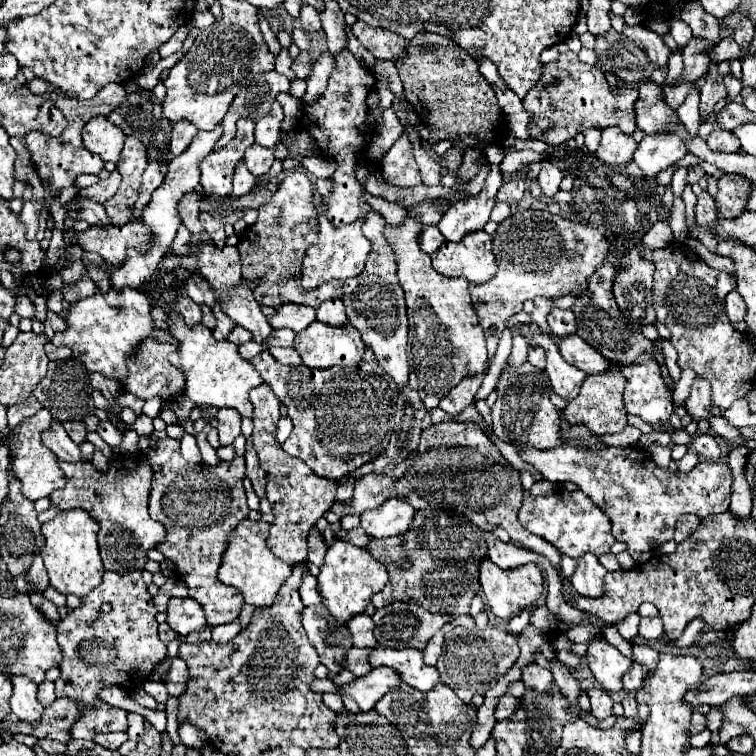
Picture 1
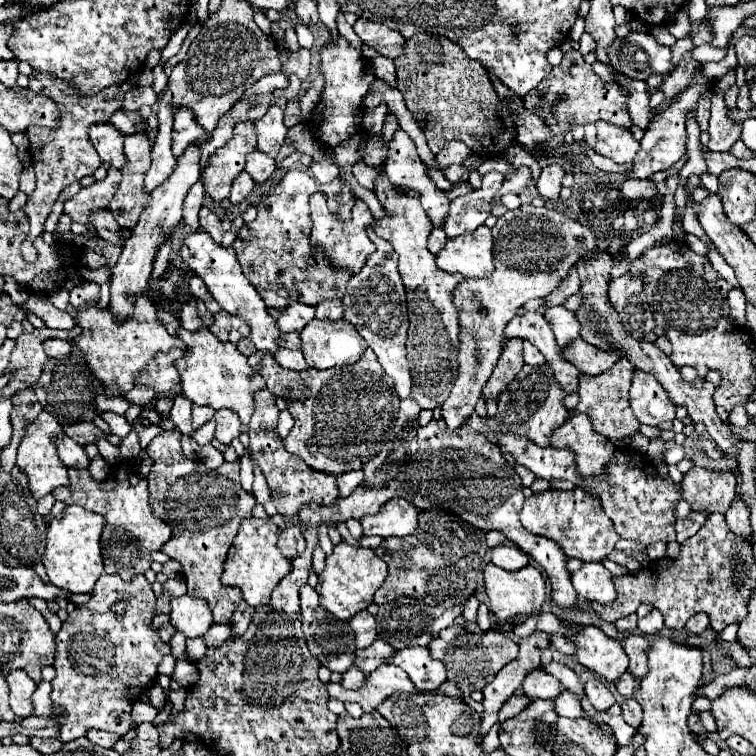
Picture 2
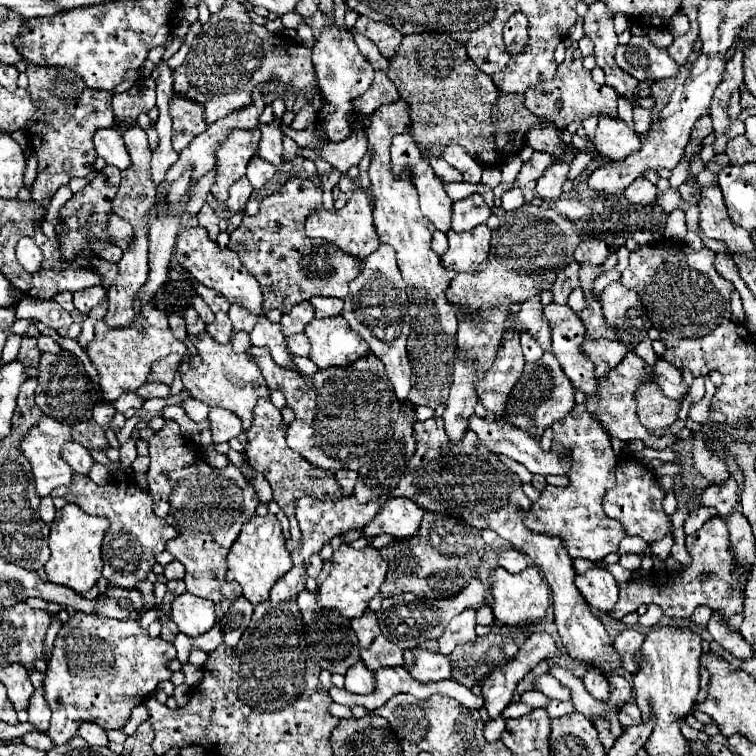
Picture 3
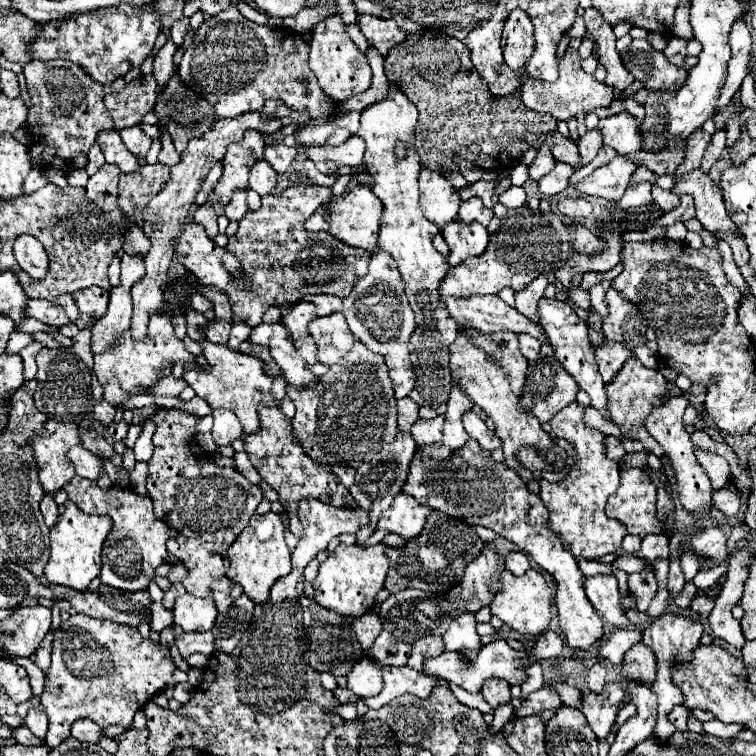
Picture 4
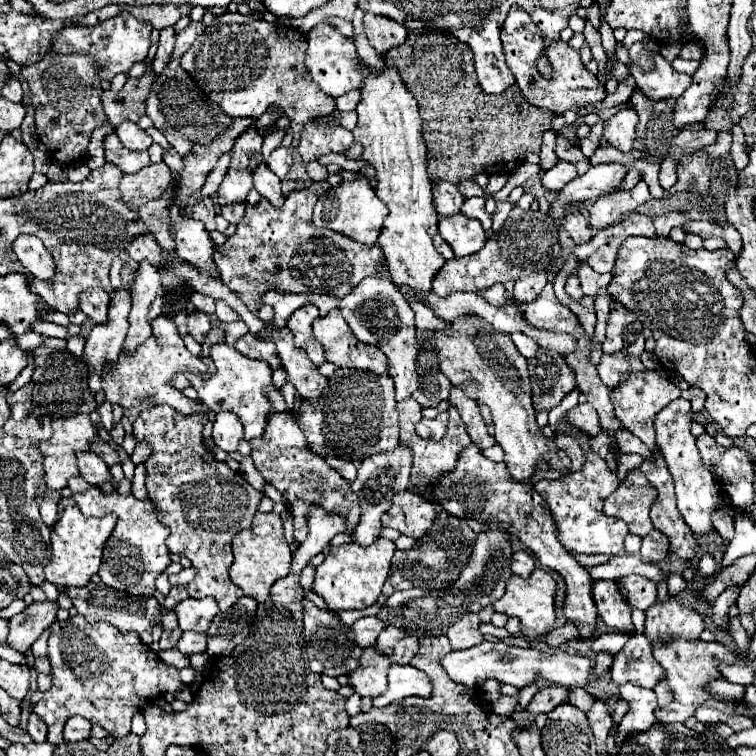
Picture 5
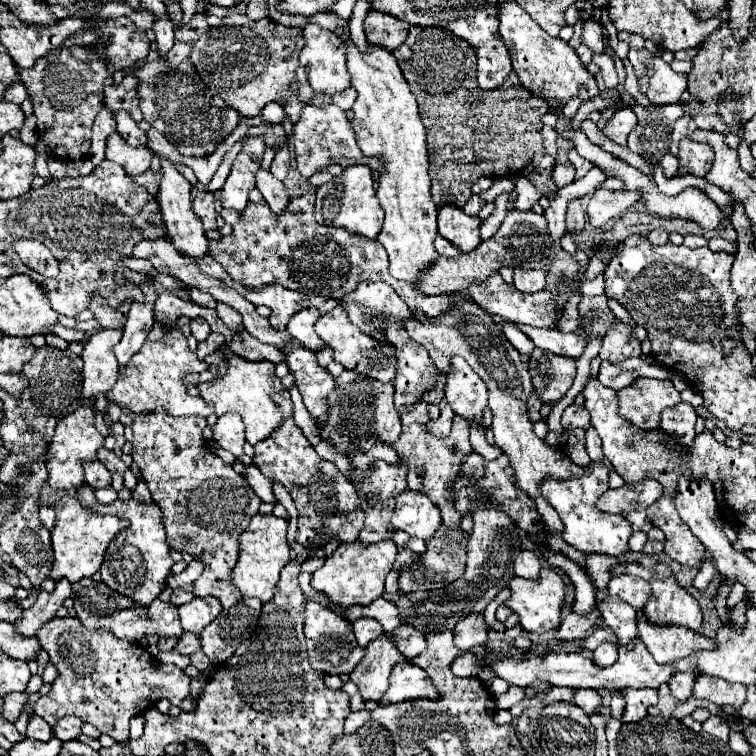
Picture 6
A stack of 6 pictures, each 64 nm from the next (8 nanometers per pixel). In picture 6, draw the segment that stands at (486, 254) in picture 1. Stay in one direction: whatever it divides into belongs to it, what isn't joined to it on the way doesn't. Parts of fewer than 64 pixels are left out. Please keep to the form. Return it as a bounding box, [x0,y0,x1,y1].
[438,204,480,252]

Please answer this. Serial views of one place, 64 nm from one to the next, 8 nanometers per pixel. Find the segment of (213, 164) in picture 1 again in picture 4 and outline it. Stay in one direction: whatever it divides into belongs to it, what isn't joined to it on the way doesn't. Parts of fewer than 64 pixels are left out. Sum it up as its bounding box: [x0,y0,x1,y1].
[214,130,264,204]

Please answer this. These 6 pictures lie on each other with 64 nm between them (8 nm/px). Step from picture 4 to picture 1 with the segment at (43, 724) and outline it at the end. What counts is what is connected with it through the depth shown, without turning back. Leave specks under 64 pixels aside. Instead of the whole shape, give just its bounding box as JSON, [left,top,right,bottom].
[38,680,56,708]

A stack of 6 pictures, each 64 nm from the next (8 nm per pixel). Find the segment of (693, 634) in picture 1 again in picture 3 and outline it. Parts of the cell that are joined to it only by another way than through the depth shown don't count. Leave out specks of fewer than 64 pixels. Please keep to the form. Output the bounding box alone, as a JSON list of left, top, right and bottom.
[691,606,712,626]

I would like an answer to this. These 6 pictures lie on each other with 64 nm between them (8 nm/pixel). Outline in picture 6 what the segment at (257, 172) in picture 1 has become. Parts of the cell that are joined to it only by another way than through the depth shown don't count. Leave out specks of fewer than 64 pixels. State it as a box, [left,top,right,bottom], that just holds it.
[256,170,290,214]

